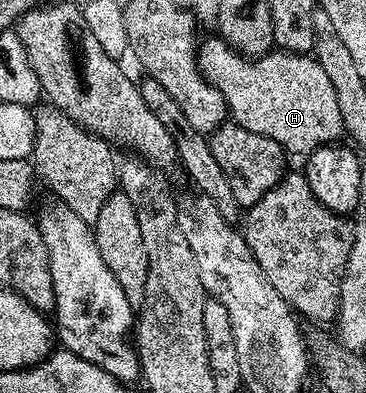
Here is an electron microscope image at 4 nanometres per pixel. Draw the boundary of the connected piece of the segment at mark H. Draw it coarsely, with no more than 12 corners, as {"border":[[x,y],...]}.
{"border":[[197,44],[237,126],[301,157],[343,138],[313,54]]}

